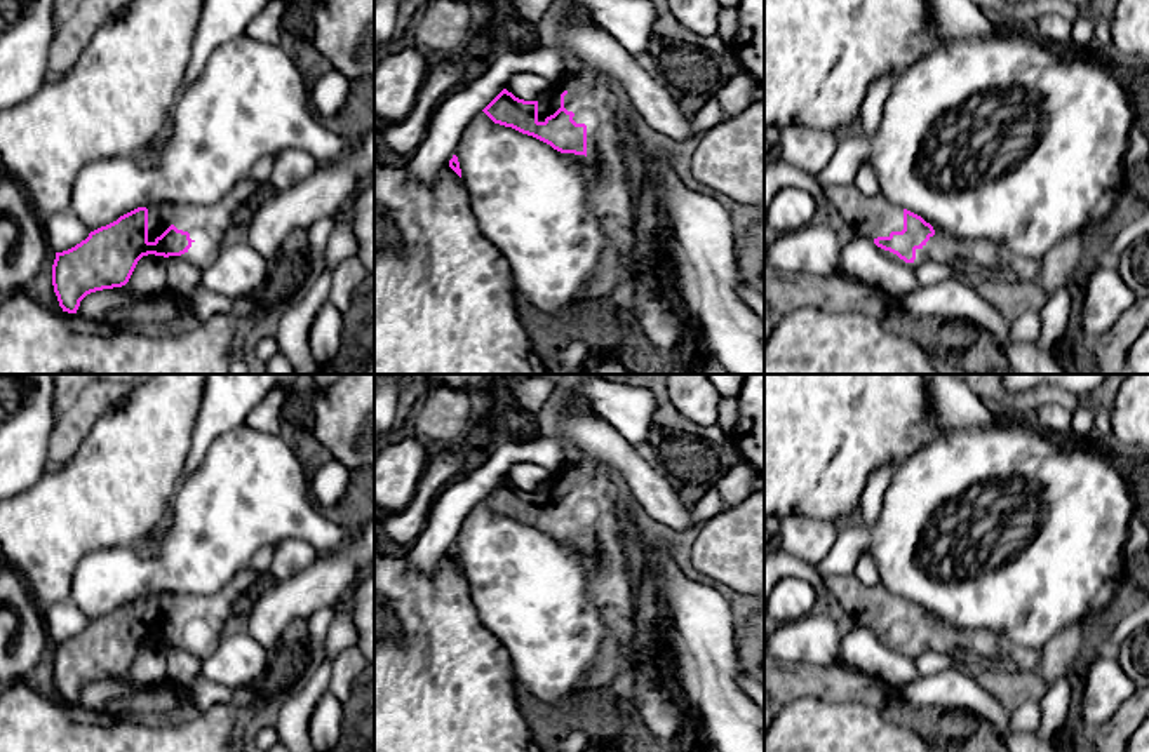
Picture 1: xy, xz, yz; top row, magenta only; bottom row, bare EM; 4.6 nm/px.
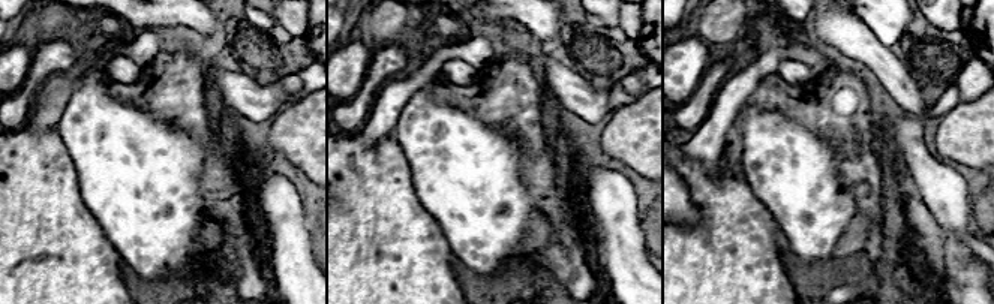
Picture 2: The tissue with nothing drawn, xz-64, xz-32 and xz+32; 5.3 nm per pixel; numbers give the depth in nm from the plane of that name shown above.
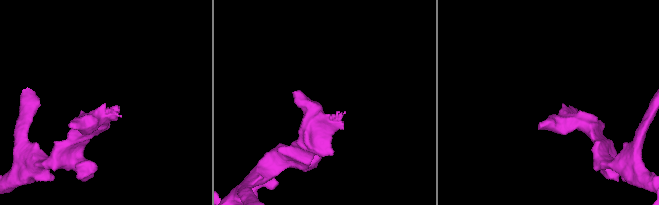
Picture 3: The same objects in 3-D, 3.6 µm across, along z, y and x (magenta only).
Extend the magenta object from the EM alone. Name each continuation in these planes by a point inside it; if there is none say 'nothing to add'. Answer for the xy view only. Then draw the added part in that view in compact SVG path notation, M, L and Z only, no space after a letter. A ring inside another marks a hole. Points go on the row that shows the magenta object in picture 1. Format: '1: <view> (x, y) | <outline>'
1: xy (209, 223) | M245 178L219 202L197 205L185 202L158 202L148 205L148 242L155 242L171 225L188 232L190 238L202 238L207 245L219 245L233 225L233 214L261 186Z

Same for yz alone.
1: yz (874, 216) | M822 185L822 190L837 221L851 226L860 237L874 240L904 230L904 209L888 202L881 193L867 197L855 185Z

